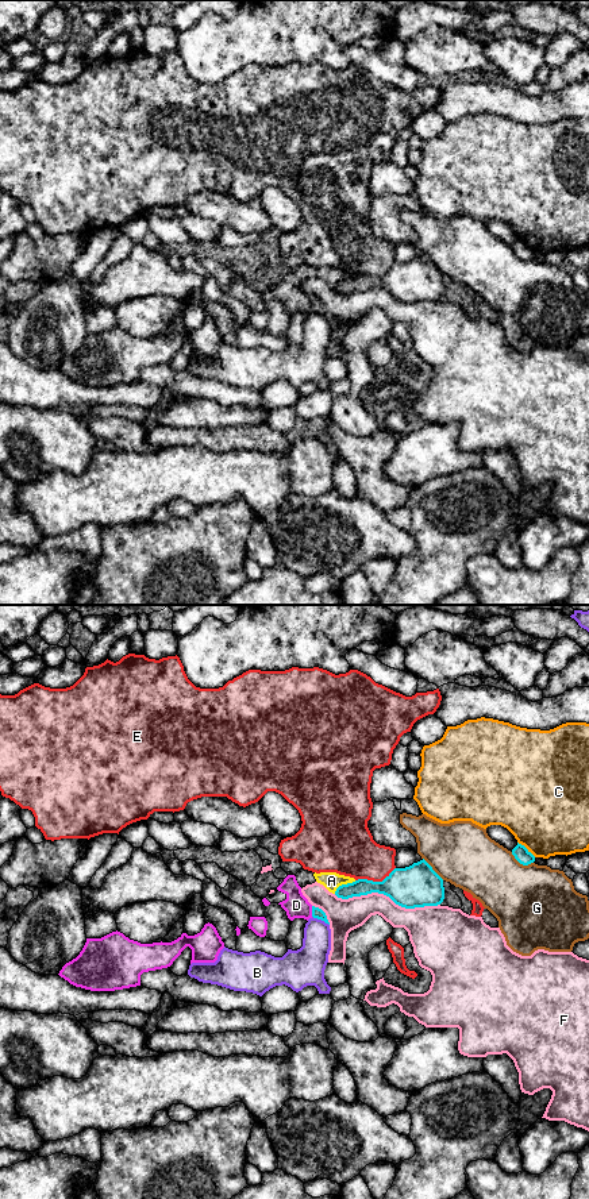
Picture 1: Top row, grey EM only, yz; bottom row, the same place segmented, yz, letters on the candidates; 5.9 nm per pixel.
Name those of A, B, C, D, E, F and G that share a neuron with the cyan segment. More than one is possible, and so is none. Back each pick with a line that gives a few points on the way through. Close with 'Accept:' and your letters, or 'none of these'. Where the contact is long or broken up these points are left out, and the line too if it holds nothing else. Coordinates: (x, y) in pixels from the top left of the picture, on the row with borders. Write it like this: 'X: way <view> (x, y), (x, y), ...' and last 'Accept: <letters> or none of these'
Accept: none of these

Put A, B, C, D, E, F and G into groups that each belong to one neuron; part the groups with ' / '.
A D / B / C / E / F / G

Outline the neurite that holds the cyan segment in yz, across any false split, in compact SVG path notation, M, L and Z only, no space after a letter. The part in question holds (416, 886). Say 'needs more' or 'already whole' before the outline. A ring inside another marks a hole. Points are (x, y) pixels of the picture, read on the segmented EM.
already whole; M423 859L405 868L394 868L382 882L358 879L342 884L335 895L342 899L378 892L405 909L438 906L444 899L443 879Z

